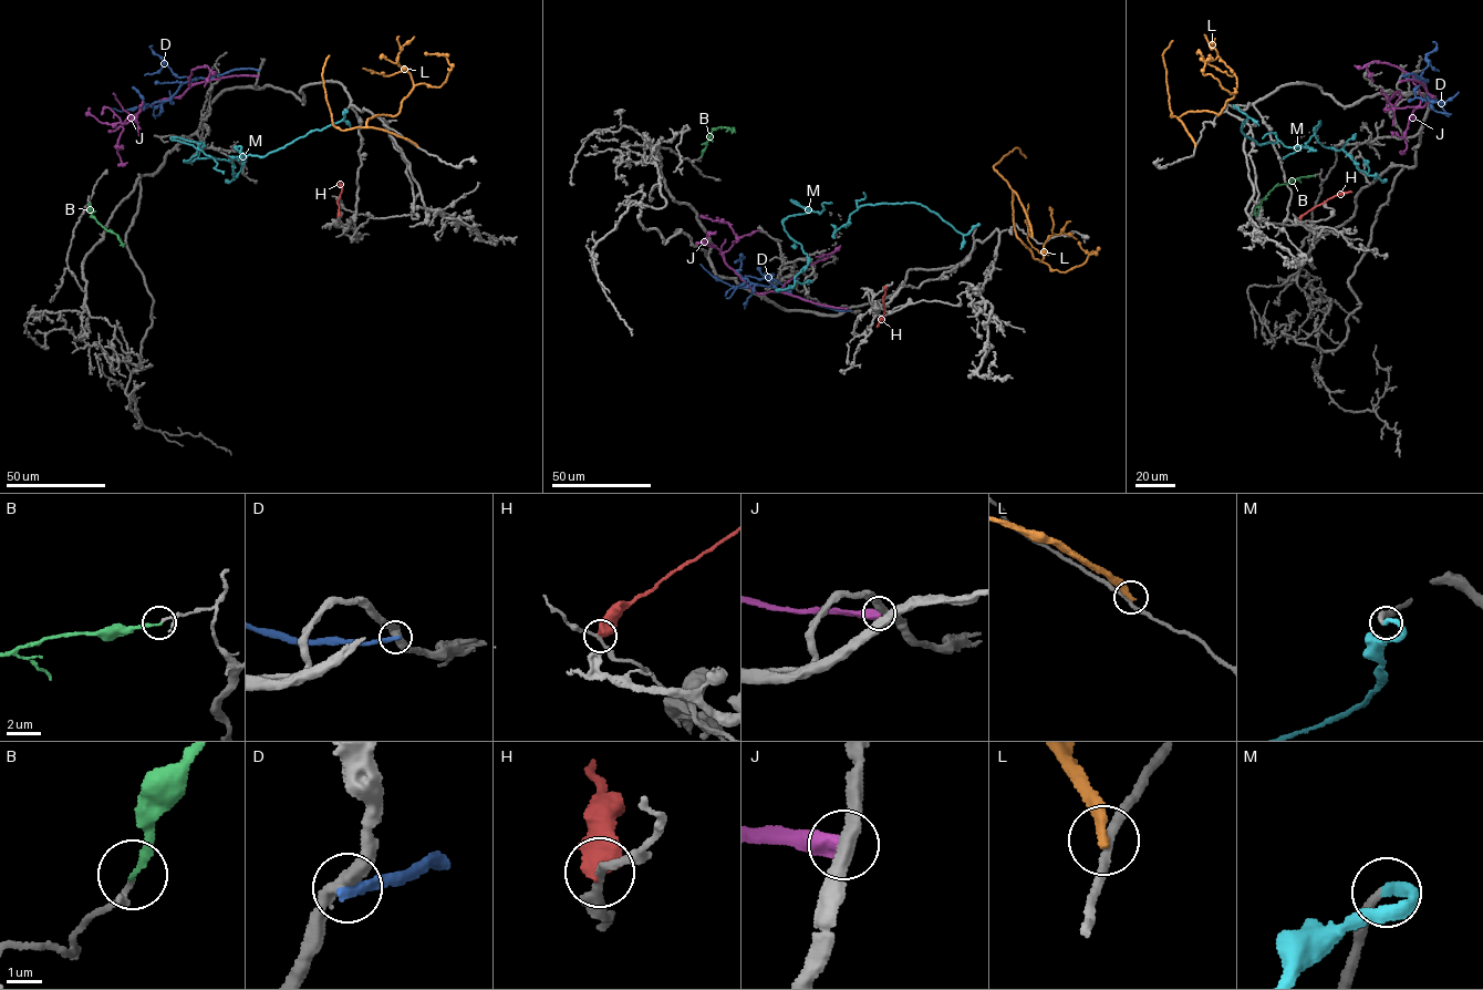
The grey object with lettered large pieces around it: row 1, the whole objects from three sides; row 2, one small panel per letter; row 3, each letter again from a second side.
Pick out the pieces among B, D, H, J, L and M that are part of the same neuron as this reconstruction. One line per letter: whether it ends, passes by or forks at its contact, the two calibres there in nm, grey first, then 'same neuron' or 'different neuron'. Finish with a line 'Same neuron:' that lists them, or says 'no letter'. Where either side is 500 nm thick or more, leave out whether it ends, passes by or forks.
B: it ends; calibres 110 and 180 nm; different neuron
D: it ends; calibres 400 and 320 nm; different neuron
H: calibres 200 and 700 nm; different neuron
J: calibres 400 and 550 nm; different neuron
L: it ends; calibres 220 and 320 nm; different neuron
M: it ends; calibres 280 and 340 nm; same neuron
Same neuron: M

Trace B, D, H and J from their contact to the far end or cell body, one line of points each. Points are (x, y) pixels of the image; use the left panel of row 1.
B: (90, 203), (91, 217), (125, 244)
D: (259, 70), (238, 69), (189, 80), (157, 105), (121, 111), (111, 109)
H: (339, 216), (336, 202), (342, 189), (340, 182)
J: (258, 76), (232, 75), (195, 83), (180, 95), (128, 115), (134, 119), (125, 123), (99, 122), (90, 107)

